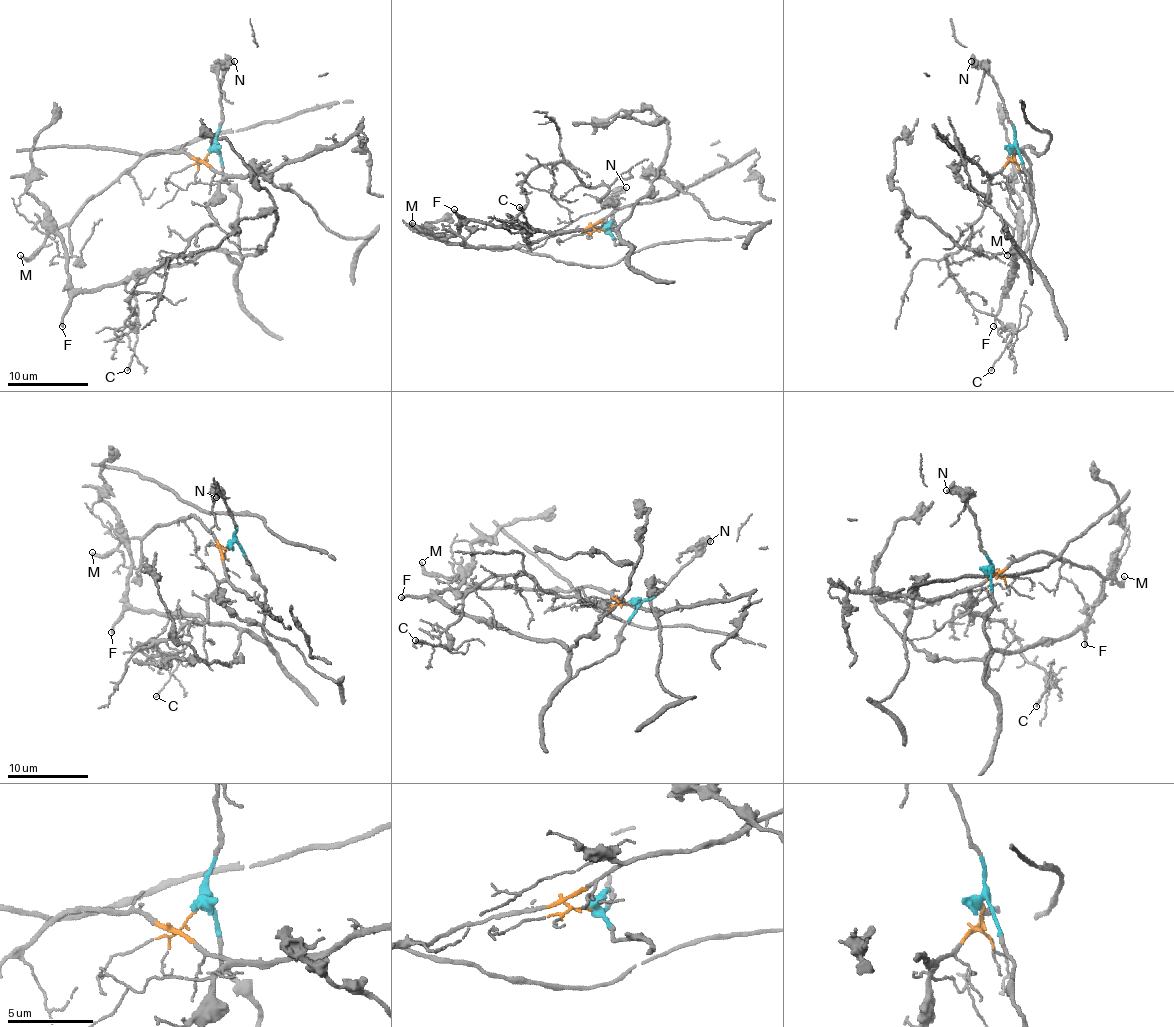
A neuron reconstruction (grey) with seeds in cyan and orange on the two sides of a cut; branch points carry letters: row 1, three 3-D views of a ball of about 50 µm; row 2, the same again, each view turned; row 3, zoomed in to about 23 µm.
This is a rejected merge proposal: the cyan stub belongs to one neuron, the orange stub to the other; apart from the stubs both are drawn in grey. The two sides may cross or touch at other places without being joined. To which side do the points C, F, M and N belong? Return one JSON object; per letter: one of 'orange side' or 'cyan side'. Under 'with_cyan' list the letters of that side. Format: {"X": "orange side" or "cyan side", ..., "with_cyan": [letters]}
{"C": "orange side", "F": "cyan side", "M": "orange side", "N": "cyan side", "with_cyan": ["F", "N"]}

